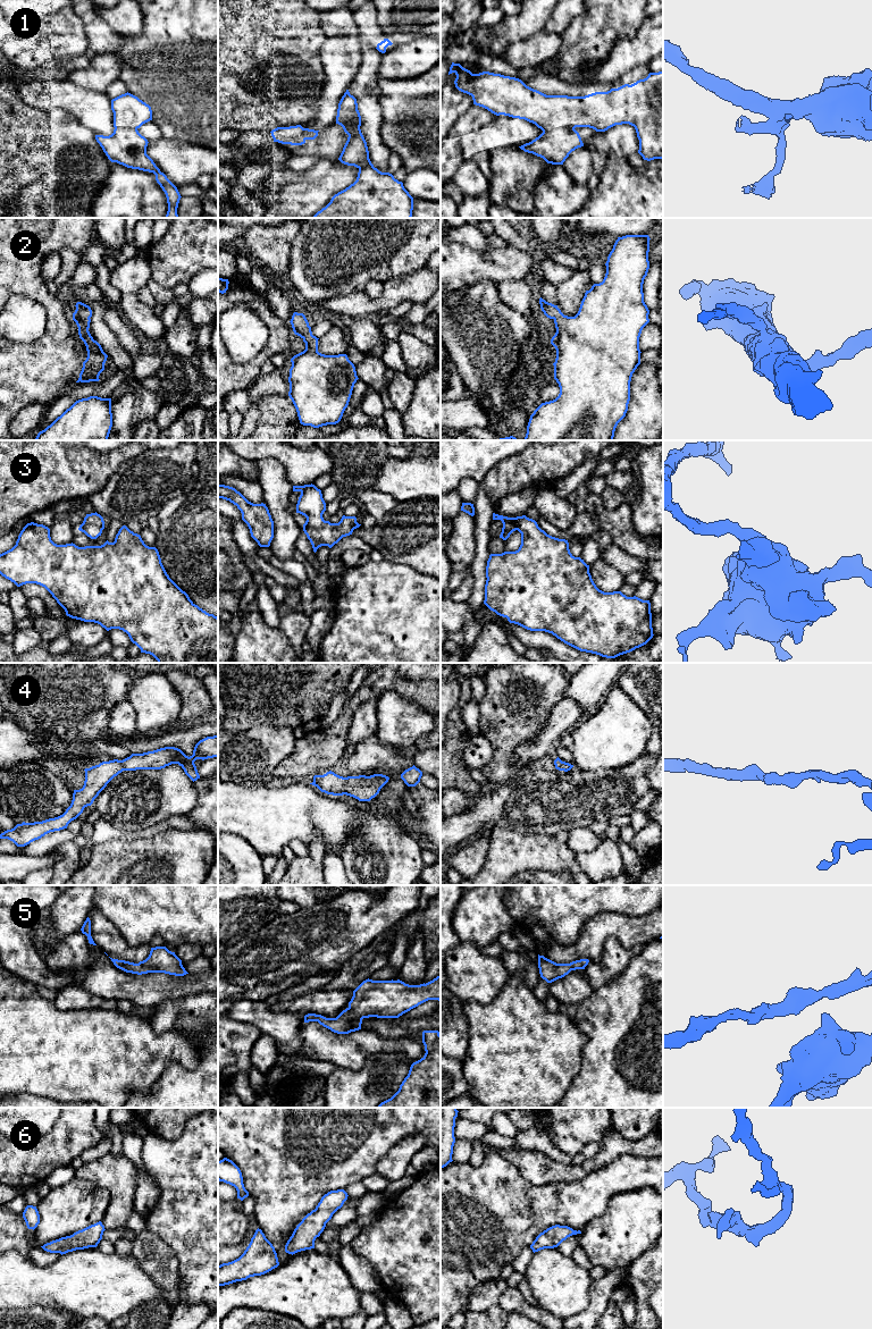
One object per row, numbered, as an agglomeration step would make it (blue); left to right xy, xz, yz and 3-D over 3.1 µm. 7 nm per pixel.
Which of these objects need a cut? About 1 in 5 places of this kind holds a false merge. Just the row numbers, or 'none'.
1

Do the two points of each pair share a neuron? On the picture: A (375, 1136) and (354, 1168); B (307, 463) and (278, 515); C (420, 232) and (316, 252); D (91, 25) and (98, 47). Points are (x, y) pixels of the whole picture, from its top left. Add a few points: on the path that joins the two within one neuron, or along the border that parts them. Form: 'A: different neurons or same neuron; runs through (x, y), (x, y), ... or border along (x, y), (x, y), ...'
A: same neuron; runs through (367, 1144), (354, 1157), (354, 1160)
B: different neurons; border along (279, 461), (286, 478), (293, 485)
C: same neuron; runs through (394, 235), (351, 235), (342, 244)
D: same neuron; runs through (97, 31), (98, 41)

